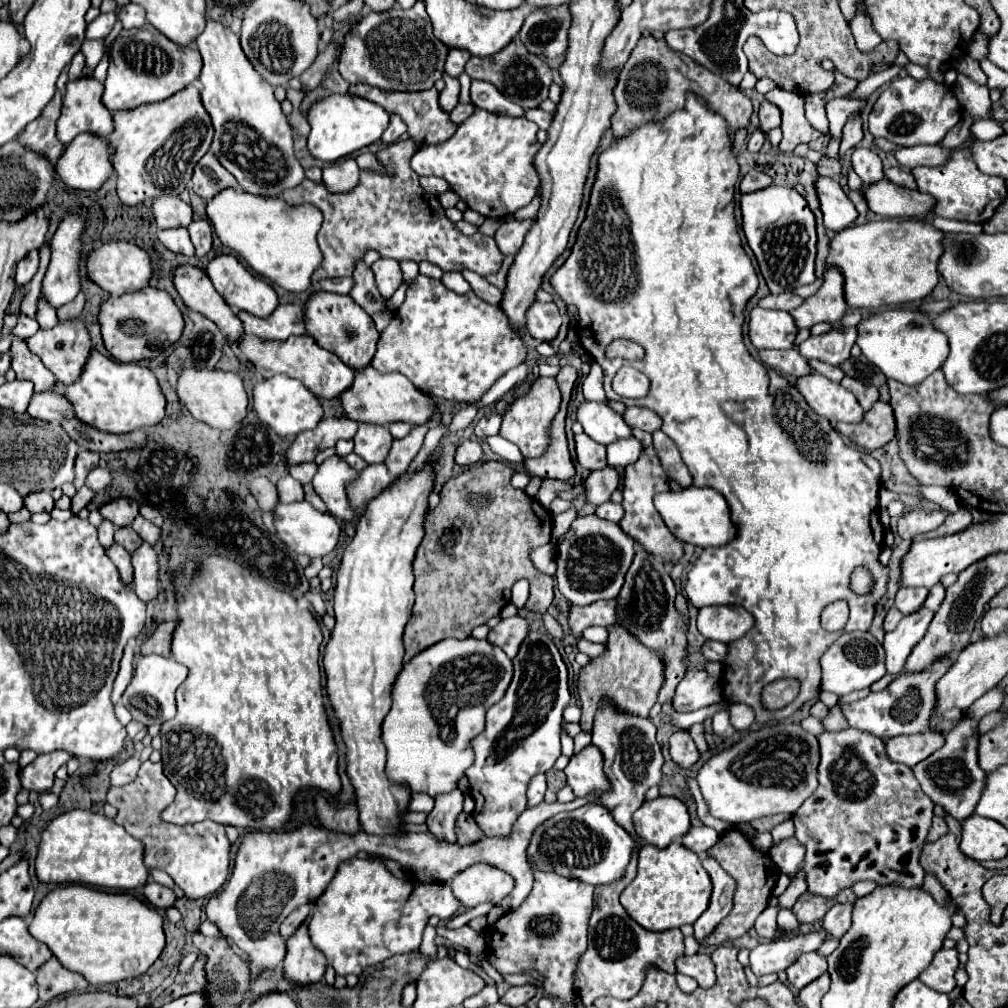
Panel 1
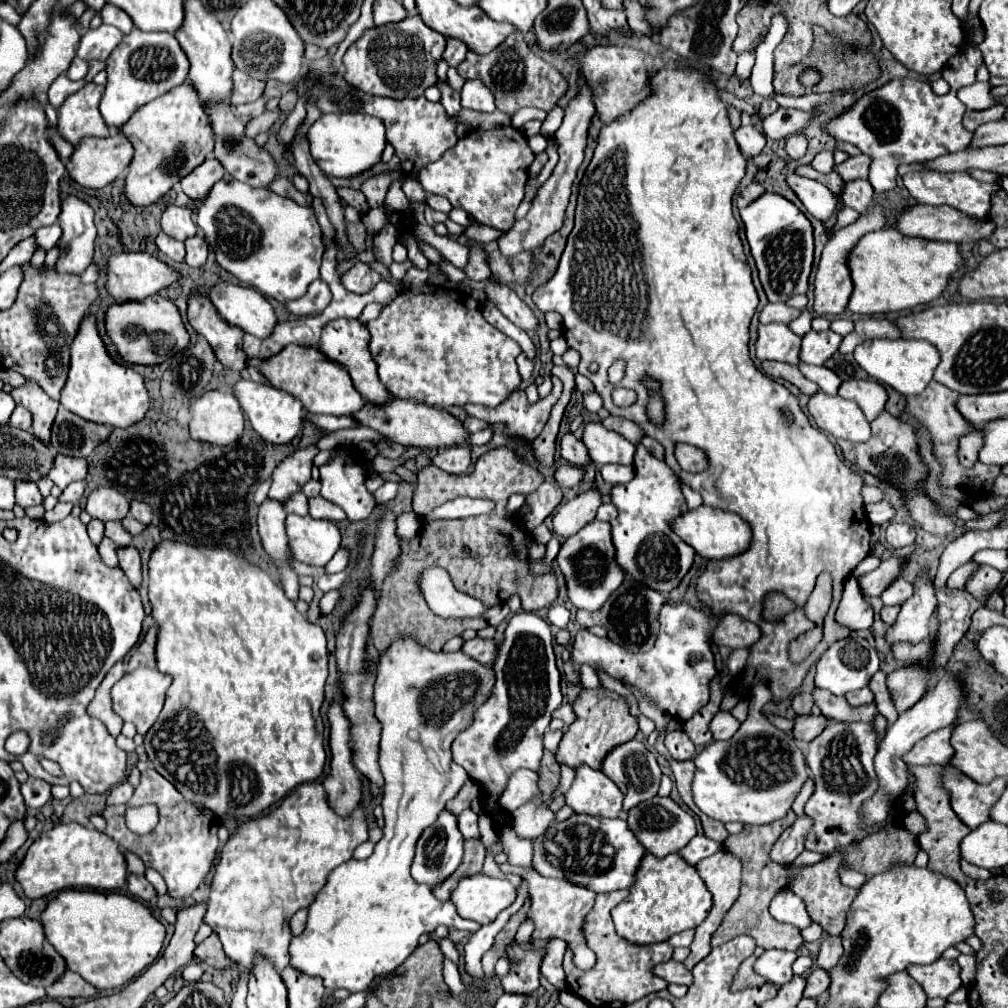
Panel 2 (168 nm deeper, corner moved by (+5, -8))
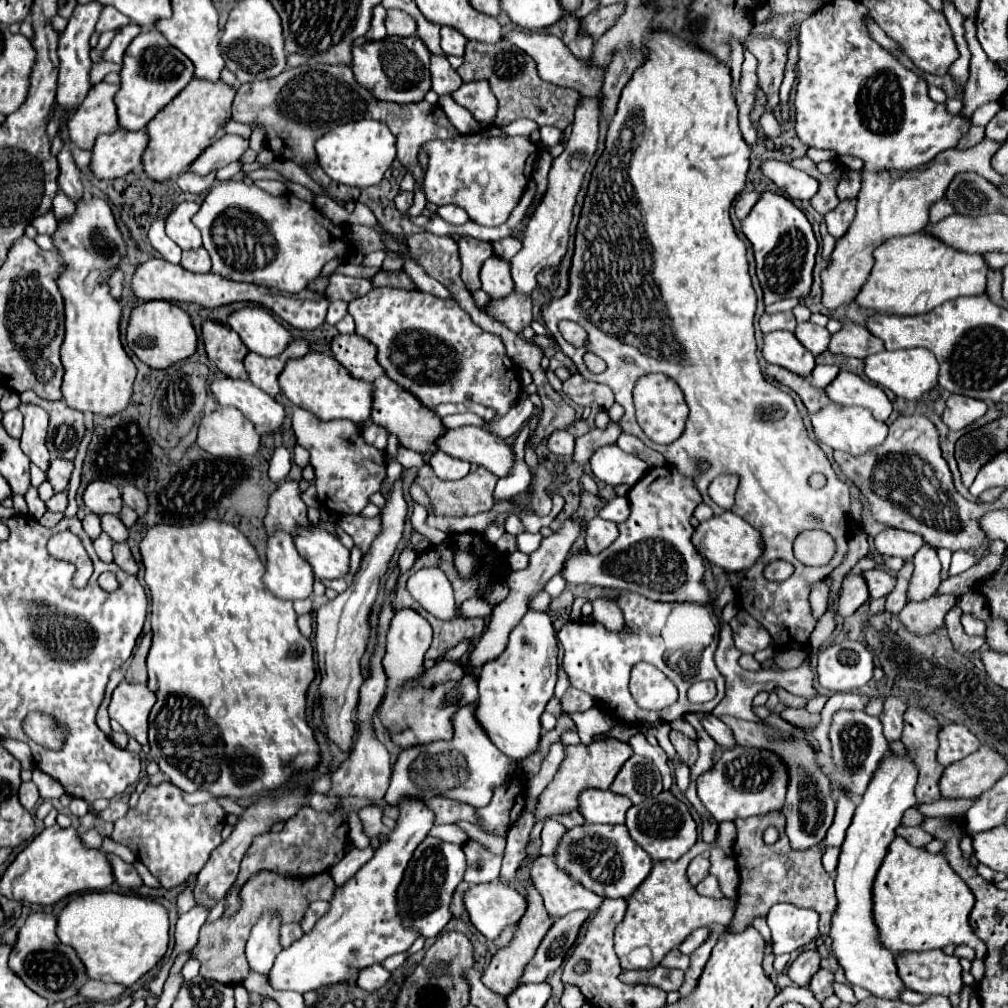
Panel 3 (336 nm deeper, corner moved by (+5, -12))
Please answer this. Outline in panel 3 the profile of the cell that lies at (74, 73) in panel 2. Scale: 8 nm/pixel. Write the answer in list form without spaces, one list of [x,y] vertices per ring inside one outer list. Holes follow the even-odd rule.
[[[96,62],[92,68],[90,68],[90,82],[96,84],[96,82],[102,82],[102,78],[108,74],[108,72],[118,72],[120,70],[120,64],[106,64],[106,62]]]

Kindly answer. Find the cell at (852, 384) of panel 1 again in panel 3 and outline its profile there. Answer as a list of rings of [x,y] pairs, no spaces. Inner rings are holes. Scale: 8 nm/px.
[[[840,372],[838,378],[826,388],[826,394],[836,404],[868,408],[880,422],[886,422],[892,414],[892,402],[888,400],[886,392],[852,372]]]

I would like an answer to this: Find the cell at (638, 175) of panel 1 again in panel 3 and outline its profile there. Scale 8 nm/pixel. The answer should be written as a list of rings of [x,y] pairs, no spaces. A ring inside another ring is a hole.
[[[668,32],[648,36],[646,46],[648,58],[622,90],[618,110],[608,124],[606,148],[592,170],[578,220],[572,266],[568,272],[568,290],[562,298],[554,298],[542,306],[542,318],[562,352],[576,364],[578,372],[588,380],[596,380],[612,388],[616,402],[624,408],[624,416],[618,422],[622,430],[638,436],[646,446],[658,450],[668,464],[672,462],[682,476],[692,478],[694,486],[714,514],[722,514],[722,508],[708,496],[710,482],[722,474],[736,474],[740,478],[732,512],[762,534],[764,552],[752,568],[726,572],[726,576],[734,588],[740,608],[770,632],[772,644],[782,652],[800,650],[810,644],[810,634],[816,624],[808,600],[812,584],[824,580],[848,554],[850,488],[832,470],[824,450],[808,438],[792,396],[776,384],[766,382],[756,360],[752,324],[756,312],[756,292],[748,274],[746,246],[736,236],[730,220],[732,200],[744,190],[750,168],[750,146],[742,140],[738,130],[738,106],[732,98],[730,70],[722,62],[714,60],[714,56],[692,48],[686,40]],[[644,252],[652,252],[650,276],[656,288],[644,286]],[[562,320],[572,320],[588,332],[586,346],[576,348],[564,340],[558,330],[558,322]],[[586,352],[600,356],[608,368],[602,374],[592,374],[582,362]],[[620,356],[632,356],[634,364],[624,364]],[[638,372],[662,372],[684,392],[684,400],[690,408],[686,428],[682,436],[668,446],[654,444],[636,422],[632,388],[638,380]],[[702,460],[710,462],[708,472],[698,472],[696,464]],[[814,472],[822,472],[828,480],[822,490],[814,490],[808,484],[808,478]],[[816,528],[826,530],[836,542],[836,556],[822,568],[804,566],[792,552],[796,536],[804,530]],[[778,558],[788,560],[796,570],[786,582],[774,584],[762,576],[760,564],[768,564]]]

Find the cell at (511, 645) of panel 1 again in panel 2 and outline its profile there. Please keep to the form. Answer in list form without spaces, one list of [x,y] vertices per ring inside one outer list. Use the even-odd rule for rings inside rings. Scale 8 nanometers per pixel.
[[[472,638],[462,644],[460,652],[464,652],[466,656],[470,656],[472,660],[478,660],[482,664],[492,664],[496,658],[496,652],[498,652],[498,644],[494,640]]]

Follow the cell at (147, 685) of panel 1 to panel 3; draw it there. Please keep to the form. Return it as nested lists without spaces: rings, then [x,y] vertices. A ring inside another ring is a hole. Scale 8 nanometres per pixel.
[[[120,682],[112,694],[108,714],[116,720],[128,736],[136,738],[140,744],[146,744],[148,736],[148,716],[156,704],[156,694],[148,684],[128,684]]]

